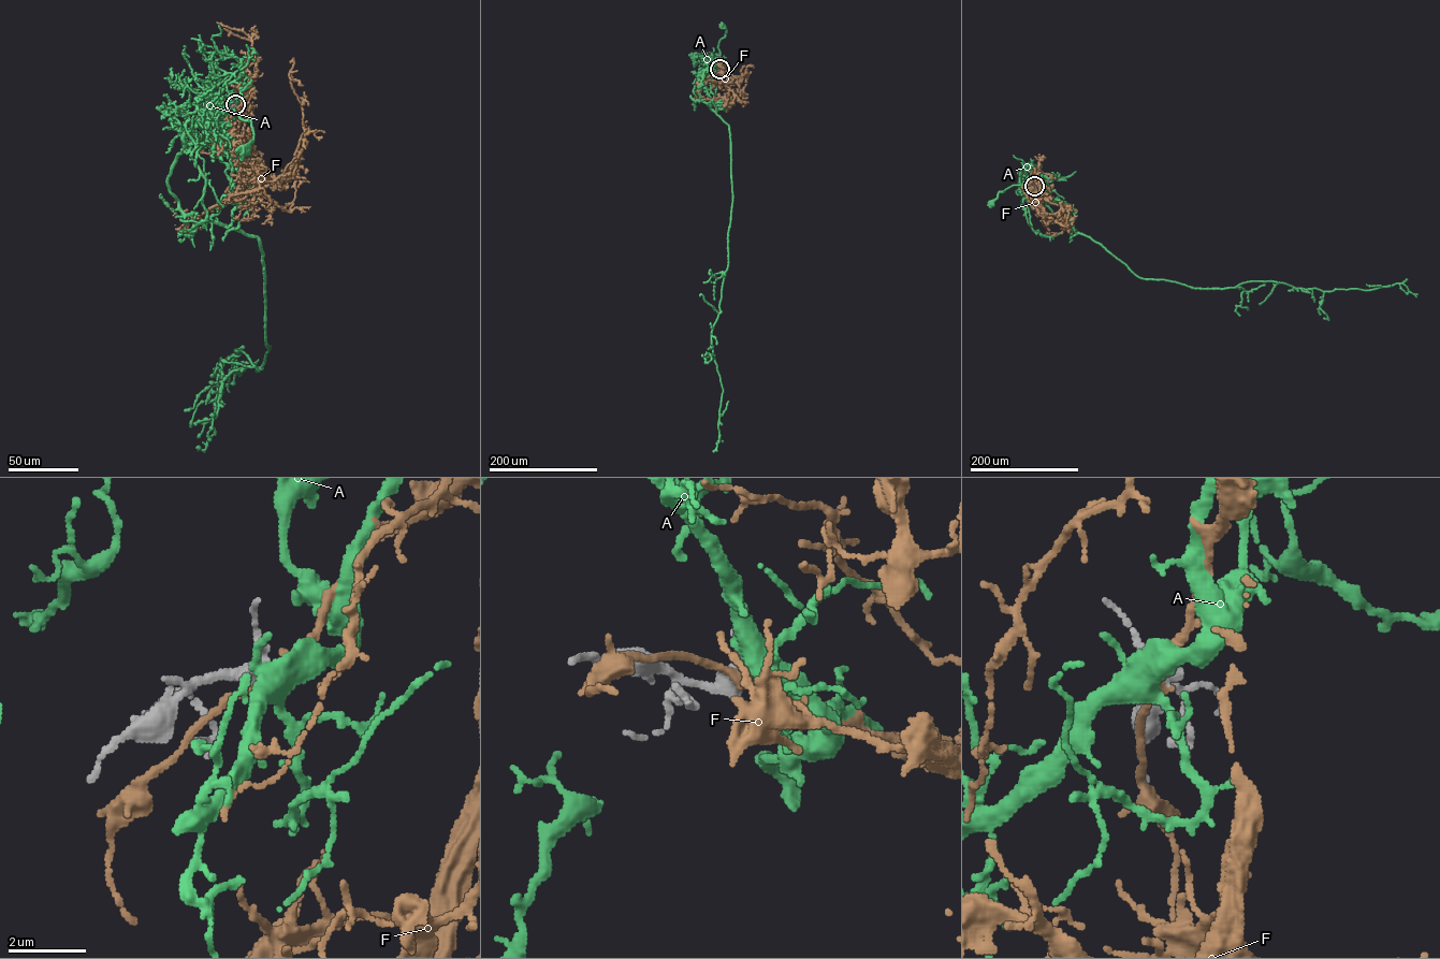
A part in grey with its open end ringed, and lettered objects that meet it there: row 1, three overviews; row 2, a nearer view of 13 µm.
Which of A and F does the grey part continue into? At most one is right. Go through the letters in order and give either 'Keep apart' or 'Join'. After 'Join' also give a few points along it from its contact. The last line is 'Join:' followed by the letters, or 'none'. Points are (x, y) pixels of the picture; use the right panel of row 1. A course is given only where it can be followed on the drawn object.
A: Join. Its course: (1034, 186), (1024, 189), (1020, 185), (1012, 186), (999, 191), (991, 203)
F: Keep apart
Join: A

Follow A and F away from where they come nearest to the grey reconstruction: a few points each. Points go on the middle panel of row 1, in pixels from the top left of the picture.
A: (720, 69), (713, 58), (720, 55), (718, 42), (726, 32), (723, 26)
F: (720, 70), (723, 70), (718, 81), (729, 88), (727, 98), (701, 97), (698, 81)

